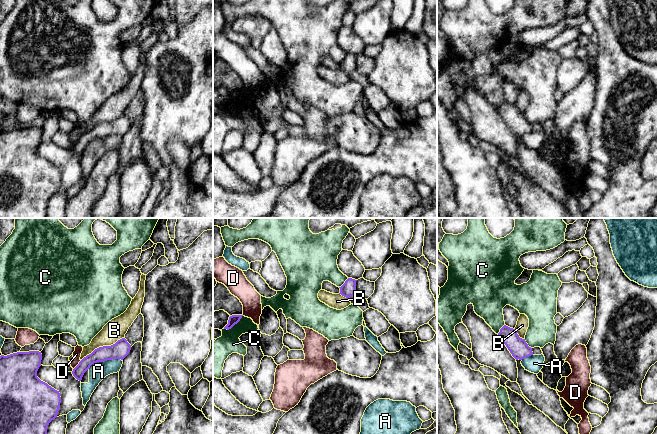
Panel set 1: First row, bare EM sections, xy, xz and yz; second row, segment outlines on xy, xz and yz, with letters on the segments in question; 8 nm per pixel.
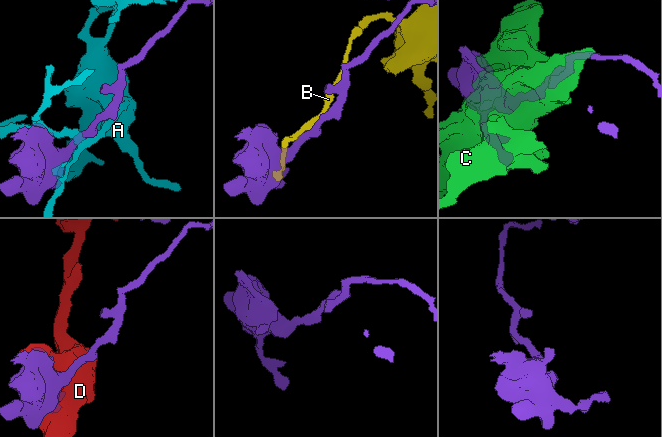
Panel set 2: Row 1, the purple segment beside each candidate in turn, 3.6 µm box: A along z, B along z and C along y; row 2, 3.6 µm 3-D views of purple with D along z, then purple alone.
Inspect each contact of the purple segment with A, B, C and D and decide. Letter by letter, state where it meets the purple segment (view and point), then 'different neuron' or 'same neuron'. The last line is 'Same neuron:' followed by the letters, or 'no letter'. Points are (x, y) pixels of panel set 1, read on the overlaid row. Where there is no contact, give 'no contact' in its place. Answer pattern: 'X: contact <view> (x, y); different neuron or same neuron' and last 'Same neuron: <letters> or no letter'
A: contact xy (104, 360); different neuron
B: contact xy (103, 346); different neuron
C: contact xz (233, 325); different neuron
D: contact xy (77, 365); different neuron
Same neuron: no letter

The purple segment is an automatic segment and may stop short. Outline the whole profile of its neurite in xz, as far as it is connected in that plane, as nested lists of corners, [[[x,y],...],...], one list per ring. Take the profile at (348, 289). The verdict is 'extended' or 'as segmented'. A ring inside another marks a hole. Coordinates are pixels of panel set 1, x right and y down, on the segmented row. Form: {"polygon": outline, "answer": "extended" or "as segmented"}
{"polygon": [[[348,278],[345,283],[339,287],[340,293],[342,296],[346,298],[350,298],[356,293],[356,281],[355,279]]], "answer": "as segmented"}

